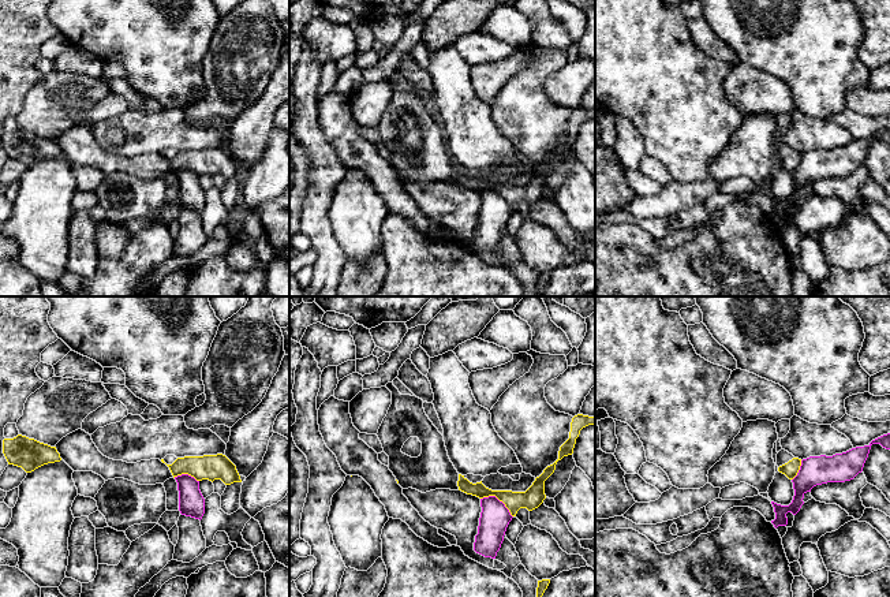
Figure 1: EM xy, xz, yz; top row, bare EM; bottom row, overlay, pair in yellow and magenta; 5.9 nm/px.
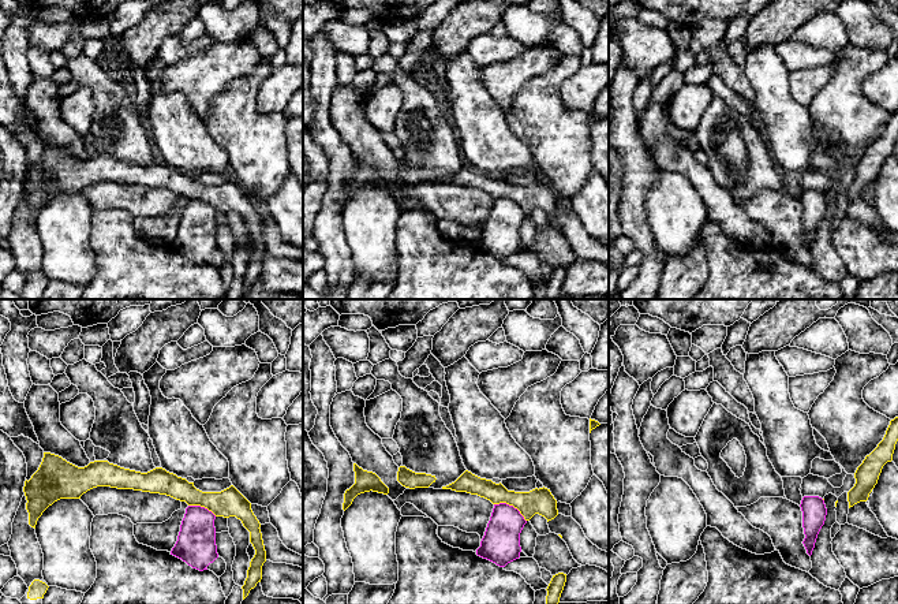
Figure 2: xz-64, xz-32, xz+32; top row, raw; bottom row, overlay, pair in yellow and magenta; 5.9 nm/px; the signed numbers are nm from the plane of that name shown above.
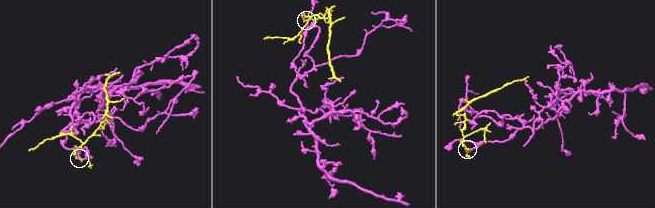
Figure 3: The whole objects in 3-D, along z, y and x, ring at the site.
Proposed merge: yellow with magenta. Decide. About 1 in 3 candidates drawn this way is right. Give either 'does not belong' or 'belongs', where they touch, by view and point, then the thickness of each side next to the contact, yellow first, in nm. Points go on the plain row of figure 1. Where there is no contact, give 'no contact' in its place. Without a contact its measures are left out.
does not belong | xz (498, 193) | 120/180 nm

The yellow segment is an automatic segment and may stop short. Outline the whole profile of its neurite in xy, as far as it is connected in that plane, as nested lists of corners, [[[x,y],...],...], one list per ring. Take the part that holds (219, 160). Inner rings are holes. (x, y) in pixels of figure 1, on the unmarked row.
[[[222,148],[203,150],[177,152],[172,158],[167,158],[173,169],[188,168],[197,175],[221,173],[225,179],[242,176],[236,160]]]

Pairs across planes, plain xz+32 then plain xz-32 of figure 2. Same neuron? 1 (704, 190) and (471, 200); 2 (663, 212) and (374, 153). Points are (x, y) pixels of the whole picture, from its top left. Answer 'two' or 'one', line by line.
1: two
2: two

